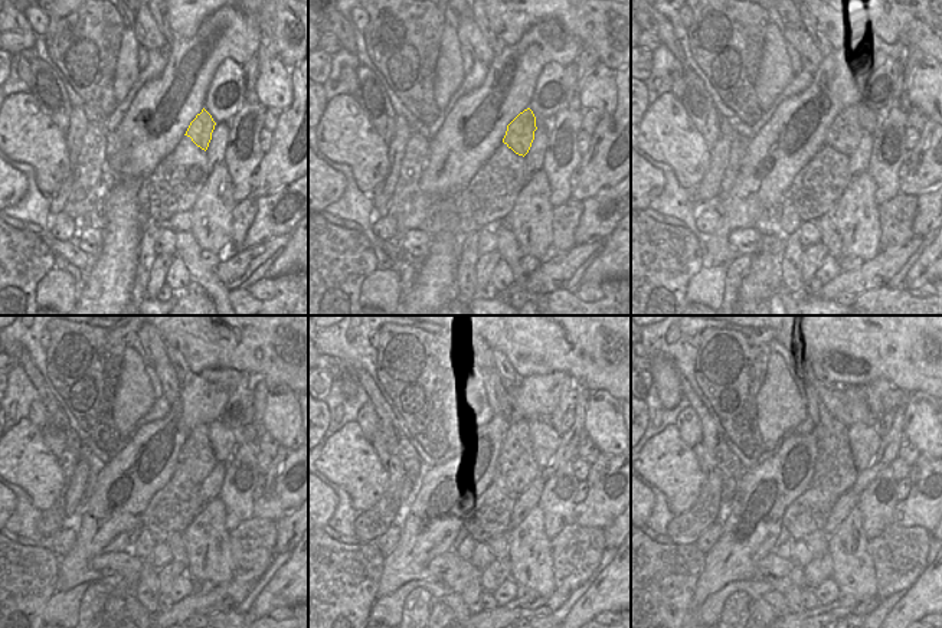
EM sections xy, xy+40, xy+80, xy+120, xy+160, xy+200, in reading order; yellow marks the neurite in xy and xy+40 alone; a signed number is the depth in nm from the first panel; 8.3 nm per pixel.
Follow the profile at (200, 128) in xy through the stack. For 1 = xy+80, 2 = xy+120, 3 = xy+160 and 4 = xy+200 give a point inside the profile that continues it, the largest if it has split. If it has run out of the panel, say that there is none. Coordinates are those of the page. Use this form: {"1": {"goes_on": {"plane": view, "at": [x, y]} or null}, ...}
{"1": {"goes_on": {"plane": "xy+80", "at": [844, 133]}}, "2": {"goes_on": {"plane": "xy+120", "at": [196, 460]}}, "3": {"goes_on": {"plane": "xy+160", "at": [516, 468]}}, "4": {"goes_on": {"plane": "xy+200", "at": [834, 473]}}}

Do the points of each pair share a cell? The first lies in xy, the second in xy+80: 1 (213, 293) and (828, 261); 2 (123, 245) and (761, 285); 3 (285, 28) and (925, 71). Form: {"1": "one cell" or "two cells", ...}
{"1": "two cells", "2": "one cell", "3": "two cells"}

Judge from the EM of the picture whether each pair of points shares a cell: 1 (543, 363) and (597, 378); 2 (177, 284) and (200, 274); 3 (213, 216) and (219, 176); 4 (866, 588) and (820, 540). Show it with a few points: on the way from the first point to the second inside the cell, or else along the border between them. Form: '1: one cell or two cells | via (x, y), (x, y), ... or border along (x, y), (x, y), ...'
1: one cell | via (556, 363), (584, 365)
2: two cells | border along (176, 255), (192, 278)
3: one cell | via (213, 206), (218, 186)
4: two cells | border along (830, 536), (827, 552)

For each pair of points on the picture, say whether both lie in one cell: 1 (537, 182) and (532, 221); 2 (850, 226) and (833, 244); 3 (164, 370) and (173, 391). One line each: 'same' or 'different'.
1: same
2: different
3: same

